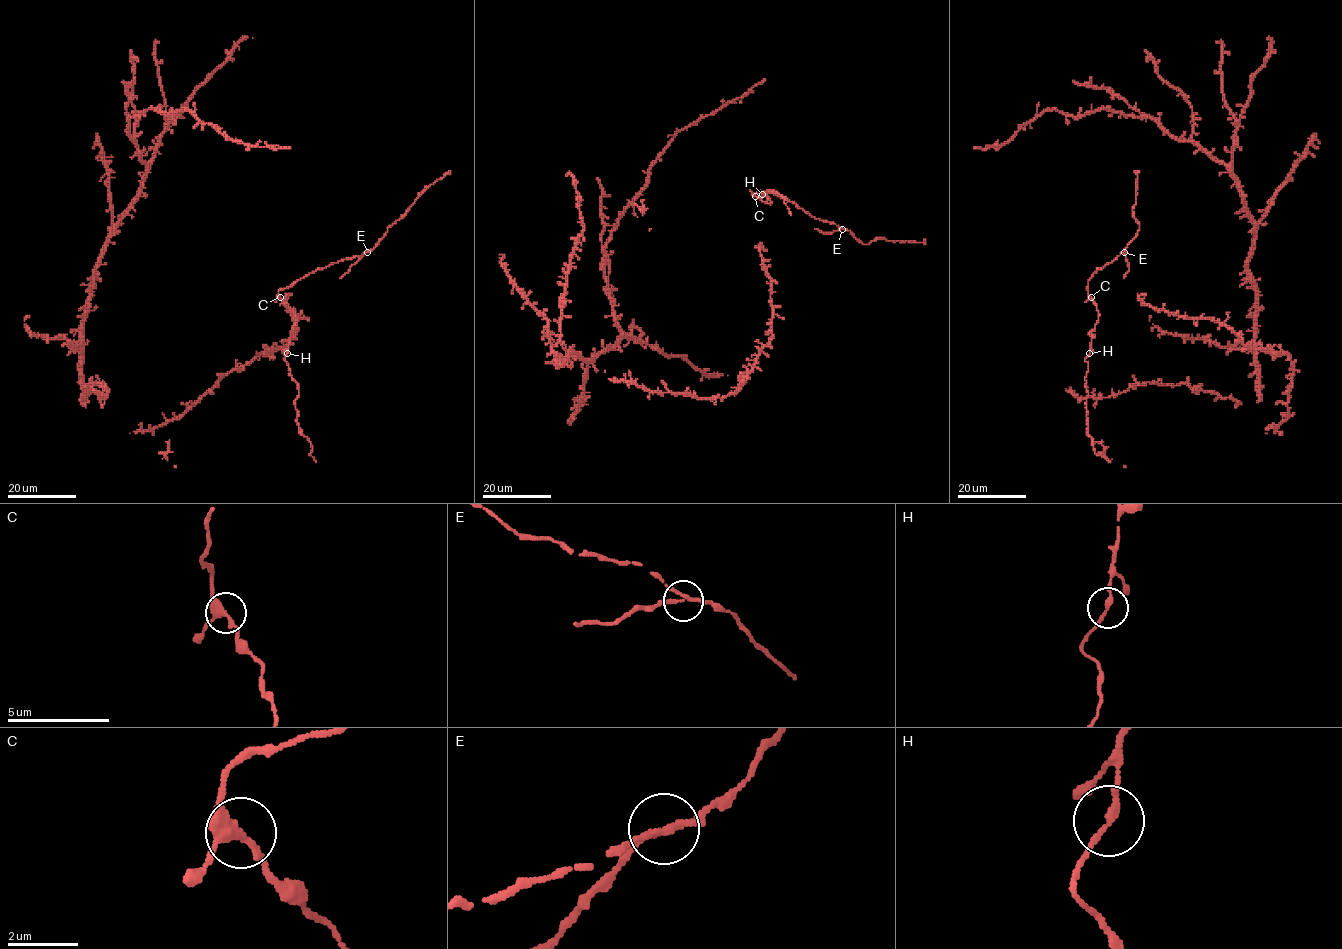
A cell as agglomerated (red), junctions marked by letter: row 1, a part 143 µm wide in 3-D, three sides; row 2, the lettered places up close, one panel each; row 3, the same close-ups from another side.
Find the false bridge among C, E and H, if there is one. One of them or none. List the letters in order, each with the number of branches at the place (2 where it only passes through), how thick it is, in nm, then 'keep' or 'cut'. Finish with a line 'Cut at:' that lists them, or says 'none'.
C: branches 3; calibre 260 nm; keep
E: branches 3; calibre 160 nm; cut
H: branches 2; calibre 170 nm; keep
Cut at: E

